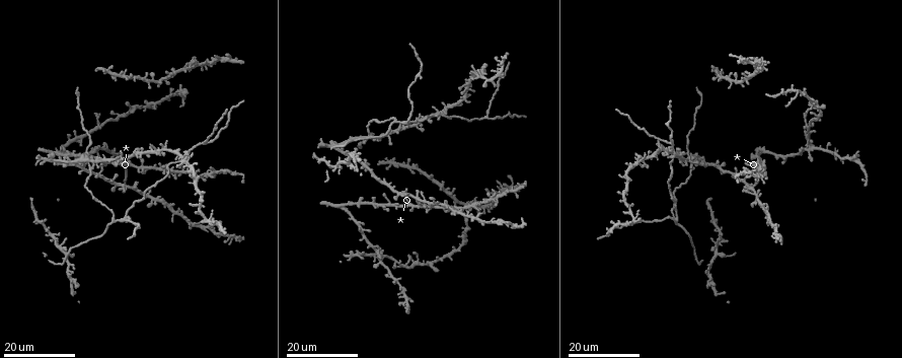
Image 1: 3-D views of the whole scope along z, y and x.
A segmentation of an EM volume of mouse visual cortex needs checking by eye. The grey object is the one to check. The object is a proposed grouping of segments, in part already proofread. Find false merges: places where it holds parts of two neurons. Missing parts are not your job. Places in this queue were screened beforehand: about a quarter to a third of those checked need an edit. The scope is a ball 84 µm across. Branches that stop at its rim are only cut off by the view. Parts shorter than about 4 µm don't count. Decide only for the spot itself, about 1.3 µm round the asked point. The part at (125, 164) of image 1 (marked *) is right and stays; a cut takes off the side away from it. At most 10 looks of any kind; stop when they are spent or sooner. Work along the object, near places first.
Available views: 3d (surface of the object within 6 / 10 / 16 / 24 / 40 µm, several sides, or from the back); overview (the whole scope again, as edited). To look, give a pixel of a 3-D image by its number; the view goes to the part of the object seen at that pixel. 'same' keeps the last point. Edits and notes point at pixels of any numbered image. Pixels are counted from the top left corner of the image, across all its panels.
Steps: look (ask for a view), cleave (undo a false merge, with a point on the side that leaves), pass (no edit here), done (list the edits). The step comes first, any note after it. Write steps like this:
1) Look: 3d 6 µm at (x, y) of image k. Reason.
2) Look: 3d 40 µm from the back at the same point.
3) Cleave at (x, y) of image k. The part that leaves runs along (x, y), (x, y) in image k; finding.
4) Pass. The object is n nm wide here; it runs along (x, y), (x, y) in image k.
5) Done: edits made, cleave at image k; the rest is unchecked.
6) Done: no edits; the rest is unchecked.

Look: 3d 24 µm at (397, 121) of image 1. Side arm on a straight run.

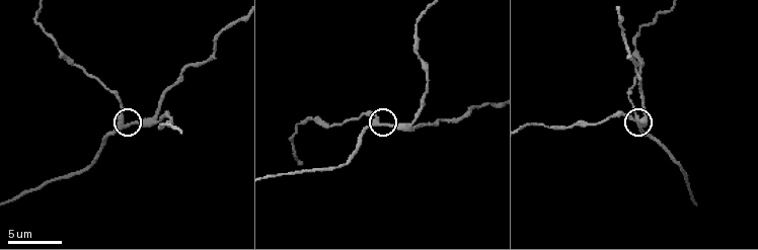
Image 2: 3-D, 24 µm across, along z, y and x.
Look: 3d 6 µm at (380, 126) of image 2.

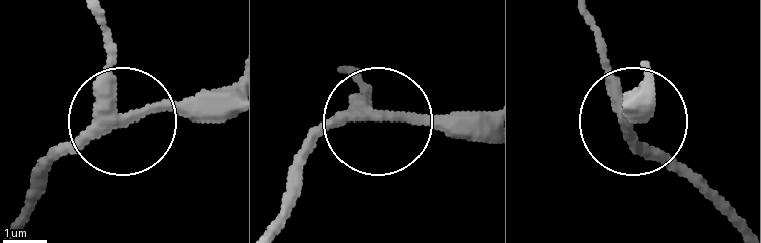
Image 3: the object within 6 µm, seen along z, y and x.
Pass. The object is 240 nm wide here; it runs along (350, 70), (368, 88), (371, 117), (334, 125), (295, 161) in image 3; one neuron here.

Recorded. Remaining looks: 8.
Look: 3d 24 µm at (753, 72) of image 1. Four arms meet.

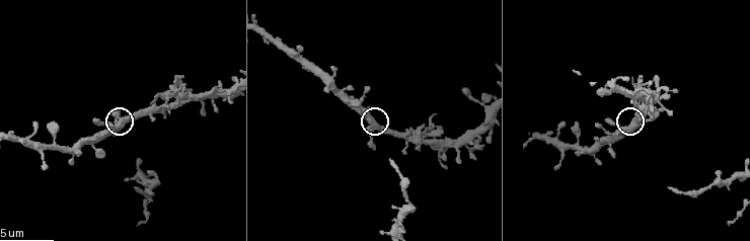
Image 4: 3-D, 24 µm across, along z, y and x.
Look: 3d 10 µm at (118, 119) of image 4. Closer look.

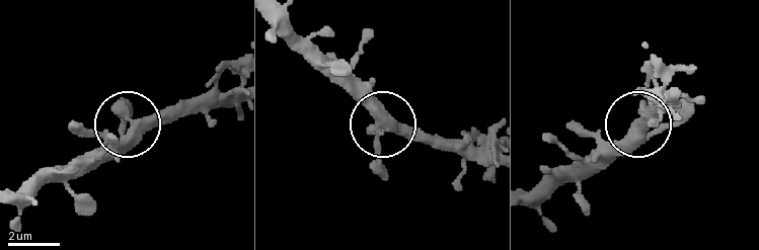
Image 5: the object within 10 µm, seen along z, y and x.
Pass. 4 arms meet here; one neuron here.

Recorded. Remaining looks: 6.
Look: 3d 24 µm at (798, 91) of image 1. Branch point.

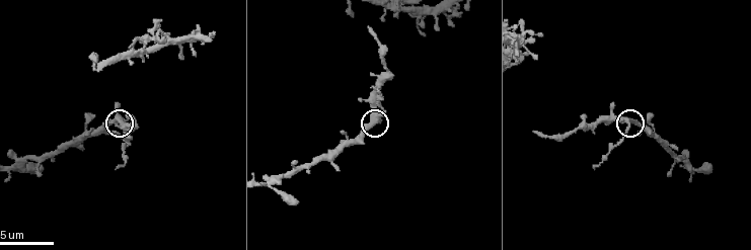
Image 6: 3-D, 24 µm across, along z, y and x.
Look: 3d 10 µm at (627, 121) of image 6.

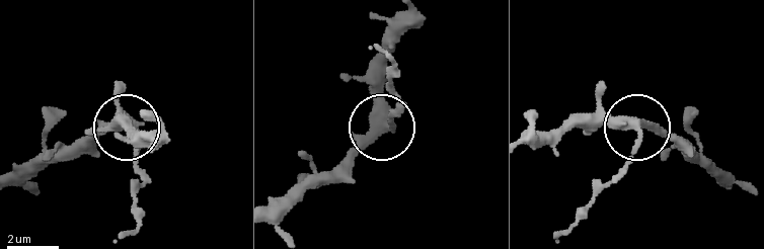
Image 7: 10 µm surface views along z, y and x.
Cleave at (135, 163) of image 7. A second neuron is stuck on.

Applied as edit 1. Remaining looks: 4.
Look: 3d 24 µm at (87, 157) of image 1.

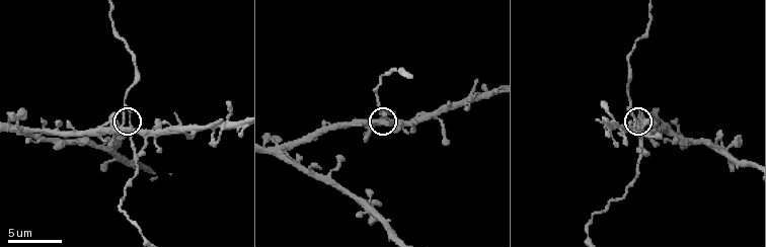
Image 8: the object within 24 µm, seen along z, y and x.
Look: 3d 10 µm at (129, 125) of image 8.

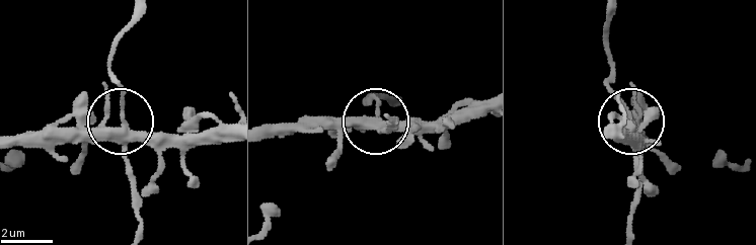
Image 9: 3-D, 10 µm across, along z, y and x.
Pass. 4 arms meet here; it runs along (12, 139), (117, 126), (124, 99), (110, 50) in image 9; one neuron here.

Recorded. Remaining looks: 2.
Look: 3d 16 µm at (244, 173) of image 1. Calibre changes.

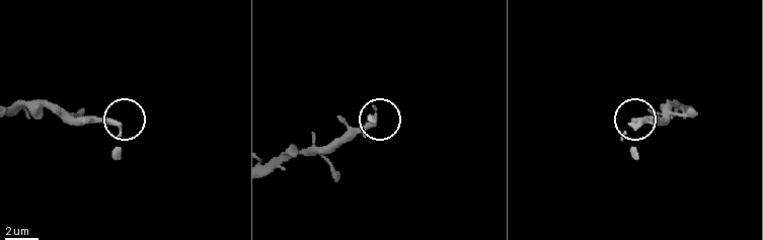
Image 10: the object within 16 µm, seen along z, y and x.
Look: 3d 6 µm at (117, 123) of image 10.

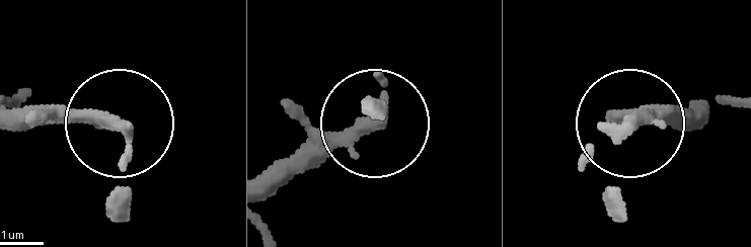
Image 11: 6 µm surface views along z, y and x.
Pass. It runs along (272, 169), (360, 137), (377, 79), (370, 93) in image 11; continuous, no second neuron.

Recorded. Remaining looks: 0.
Done: edits made, cleave at image 7; the rest is unchecked.

